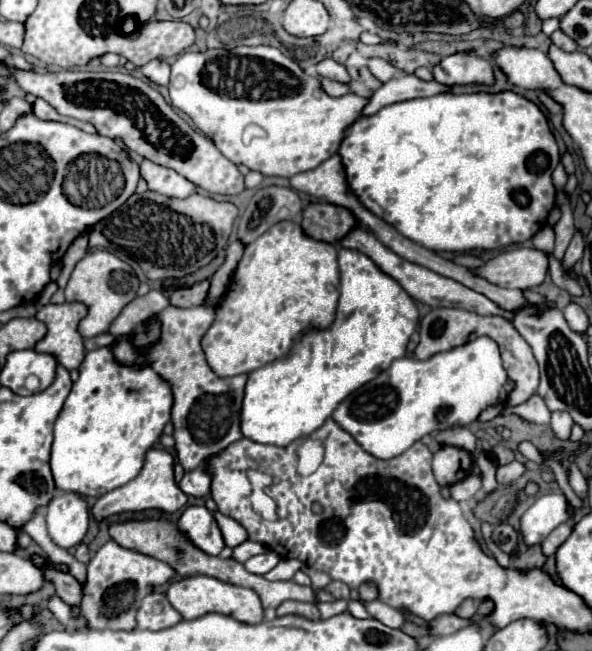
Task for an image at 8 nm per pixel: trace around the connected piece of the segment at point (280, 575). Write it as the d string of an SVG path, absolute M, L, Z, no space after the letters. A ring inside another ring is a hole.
M282 560L274 570L270 570L264 578L266 580L292 580L292 574L296 568L292 568L292 560Z

